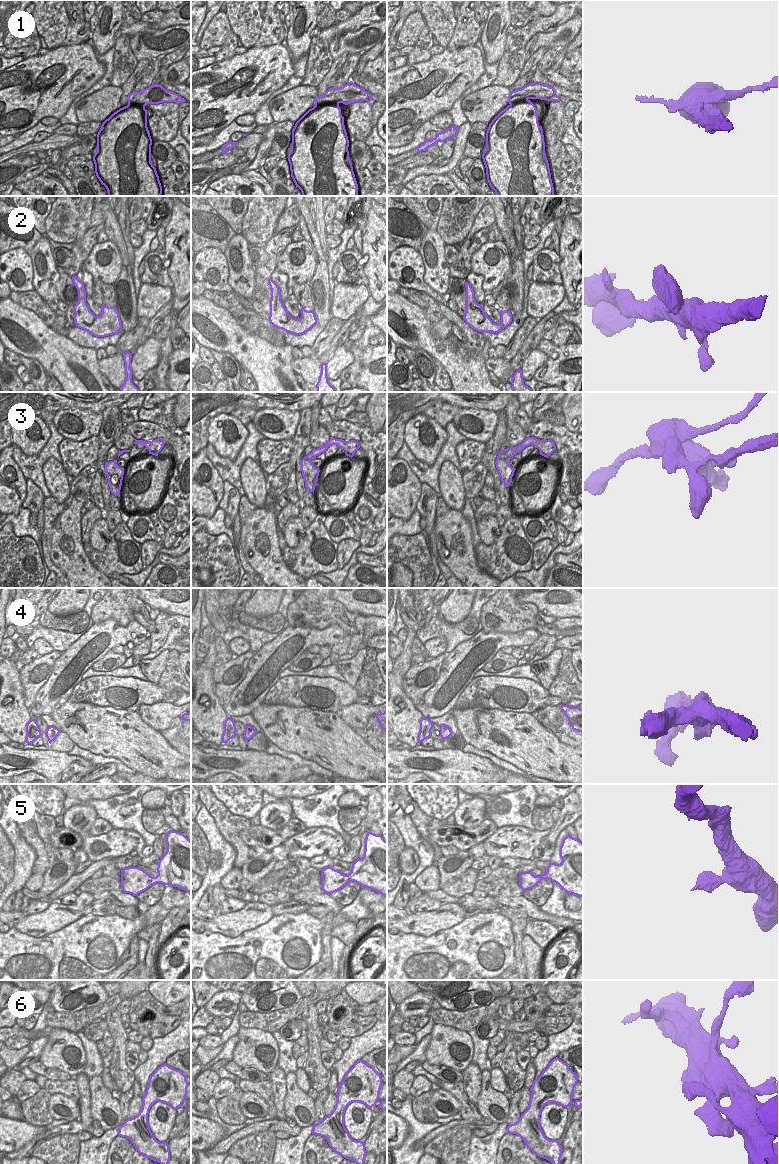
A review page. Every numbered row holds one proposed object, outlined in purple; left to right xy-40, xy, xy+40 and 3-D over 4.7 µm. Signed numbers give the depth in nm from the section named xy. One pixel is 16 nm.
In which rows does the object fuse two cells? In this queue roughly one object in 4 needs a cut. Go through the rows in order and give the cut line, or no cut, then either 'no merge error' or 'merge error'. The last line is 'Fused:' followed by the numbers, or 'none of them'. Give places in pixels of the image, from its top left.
1: cut xy (338, 102), (321, 102), (315, 106); merge error
2: cut none; no merge error
3: cut xy+40 (498, 453), (501, 458), (507, 461); merge error
4: cut none; no merge error
5: cut none; no merge error
6: cut none; no merge error
Fused: 1, 3

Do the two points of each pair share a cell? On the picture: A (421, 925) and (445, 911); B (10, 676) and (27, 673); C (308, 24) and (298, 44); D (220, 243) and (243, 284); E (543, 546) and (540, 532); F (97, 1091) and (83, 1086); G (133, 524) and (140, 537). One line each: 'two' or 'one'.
A: one
B: two
C: one
D: two
E: two
F: two
G: one

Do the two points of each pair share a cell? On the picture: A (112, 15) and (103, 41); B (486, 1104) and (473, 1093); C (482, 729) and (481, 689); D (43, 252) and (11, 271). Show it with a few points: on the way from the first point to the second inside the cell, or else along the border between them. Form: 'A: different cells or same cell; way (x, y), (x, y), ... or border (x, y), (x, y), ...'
A: same cell; way (111, 21), (111, 32), (108, 35)
B: different cells; border (481, 1074), (481, 1091), (476, 1105)
C: different cells; border (458, 708), (498, 708), (504, 711)
D: different cells; border (29, 255), (32, 261), (32, 283)

